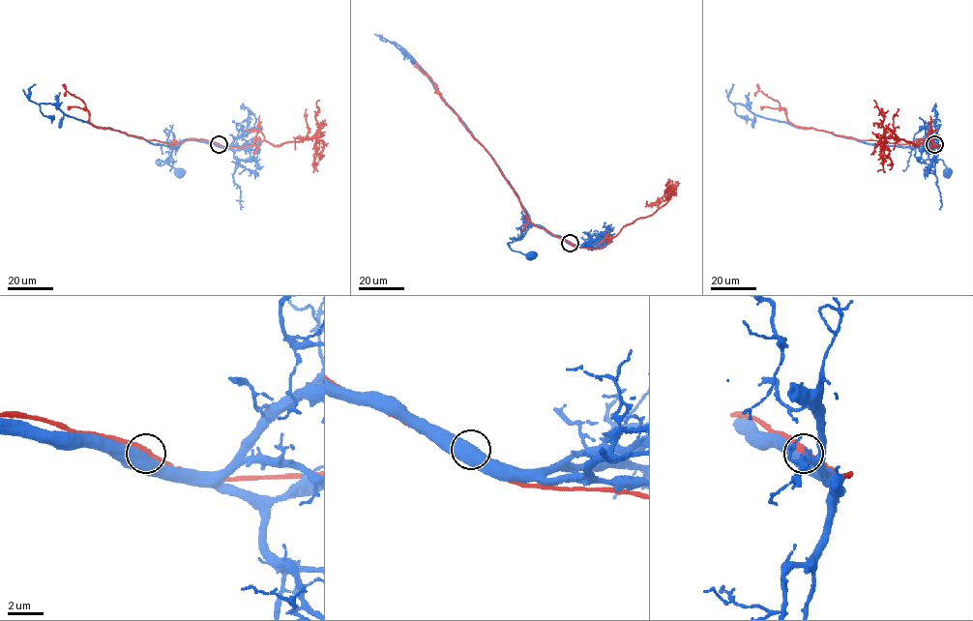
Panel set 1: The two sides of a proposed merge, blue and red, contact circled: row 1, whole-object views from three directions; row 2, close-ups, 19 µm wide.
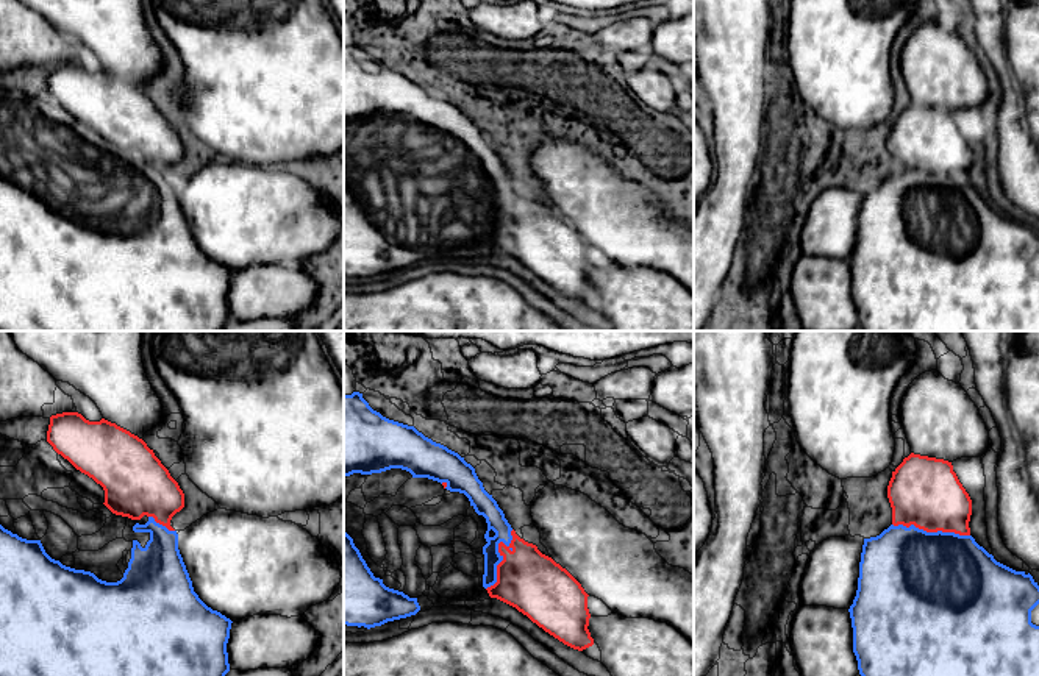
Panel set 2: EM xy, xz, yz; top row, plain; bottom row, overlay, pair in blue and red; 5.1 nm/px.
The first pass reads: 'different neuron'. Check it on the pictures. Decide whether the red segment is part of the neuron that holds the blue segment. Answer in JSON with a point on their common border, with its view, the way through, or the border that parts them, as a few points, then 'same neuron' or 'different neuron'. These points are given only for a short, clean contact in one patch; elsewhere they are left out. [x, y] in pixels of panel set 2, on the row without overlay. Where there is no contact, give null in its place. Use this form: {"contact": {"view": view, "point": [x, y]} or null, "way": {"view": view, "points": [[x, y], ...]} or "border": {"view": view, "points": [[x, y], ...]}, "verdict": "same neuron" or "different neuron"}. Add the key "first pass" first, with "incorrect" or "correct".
{"first pass": "correct", "contact": {"view": "xz", "point": [500, 206]}, "verdict": "different neuron"}

